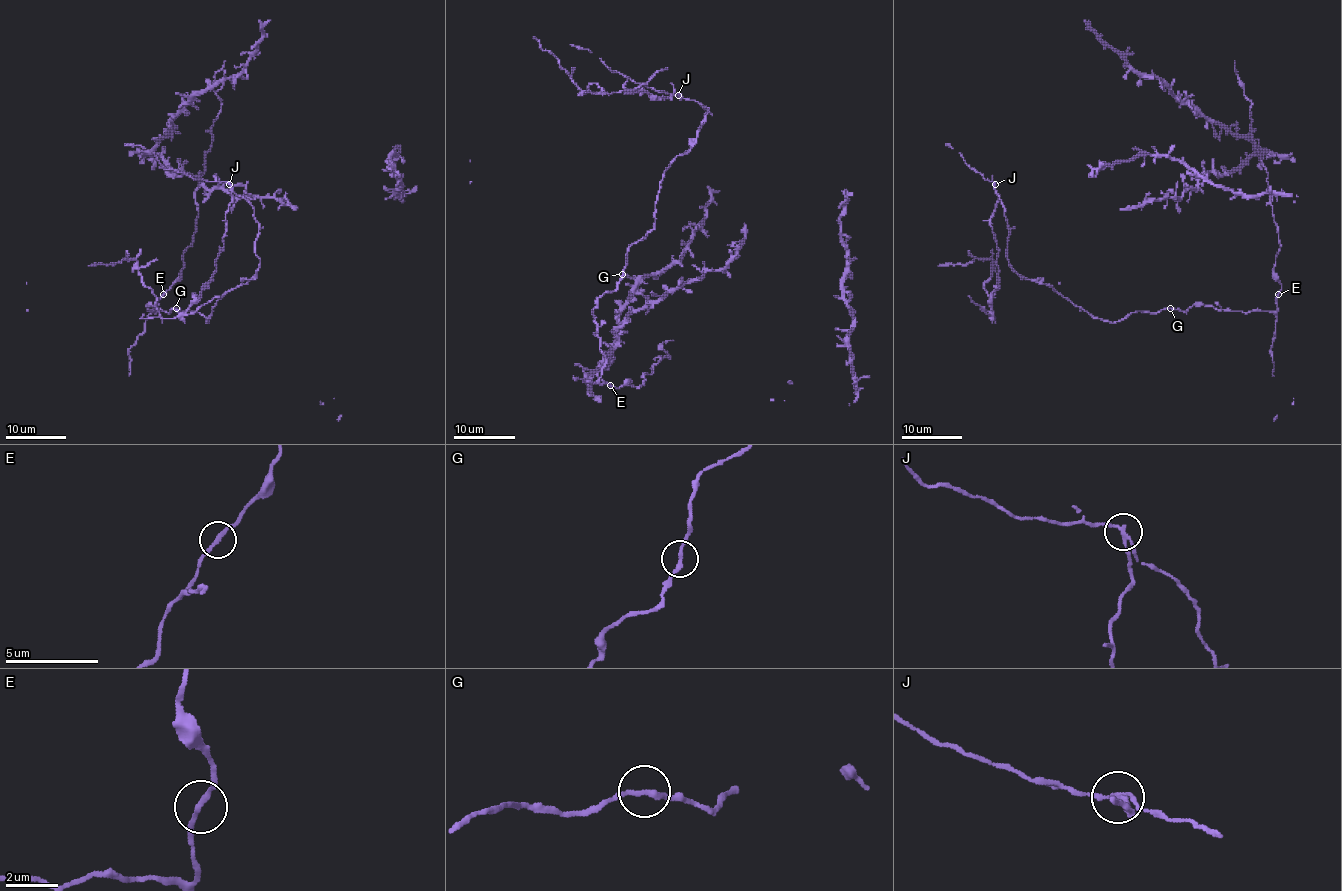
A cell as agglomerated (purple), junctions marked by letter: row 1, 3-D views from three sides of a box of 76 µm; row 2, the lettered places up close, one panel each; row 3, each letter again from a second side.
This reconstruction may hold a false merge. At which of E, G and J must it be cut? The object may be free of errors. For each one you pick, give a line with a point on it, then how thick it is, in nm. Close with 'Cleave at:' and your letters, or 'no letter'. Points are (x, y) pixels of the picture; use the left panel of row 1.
J: place (229, 184); calibre 200 nm
Cleave at: J

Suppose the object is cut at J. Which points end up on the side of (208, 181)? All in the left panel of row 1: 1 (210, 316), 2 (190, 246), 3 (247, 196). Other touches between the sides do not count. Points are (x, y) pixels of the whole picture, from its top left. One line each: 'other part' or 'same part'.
1: same part
2: same part
3: same part

